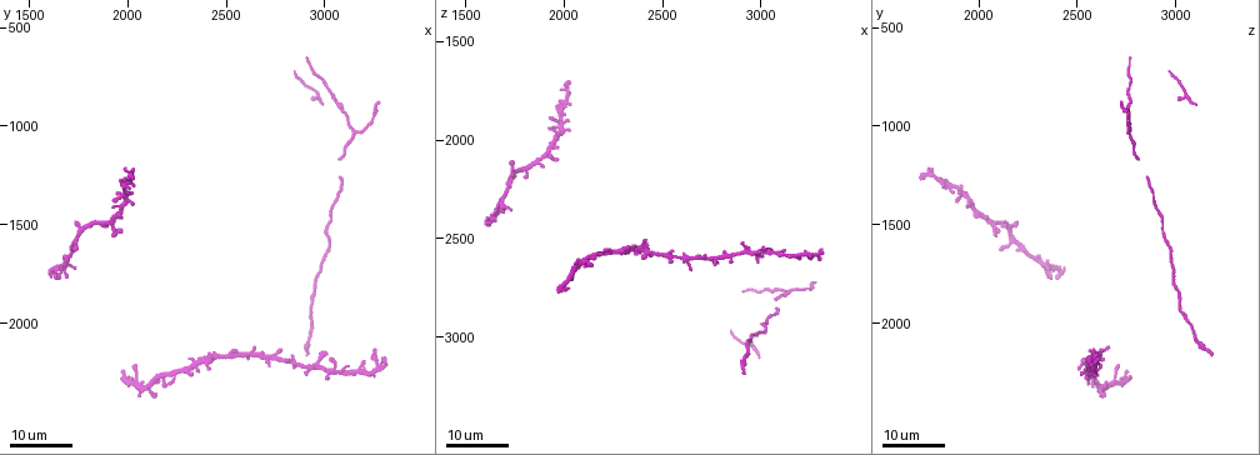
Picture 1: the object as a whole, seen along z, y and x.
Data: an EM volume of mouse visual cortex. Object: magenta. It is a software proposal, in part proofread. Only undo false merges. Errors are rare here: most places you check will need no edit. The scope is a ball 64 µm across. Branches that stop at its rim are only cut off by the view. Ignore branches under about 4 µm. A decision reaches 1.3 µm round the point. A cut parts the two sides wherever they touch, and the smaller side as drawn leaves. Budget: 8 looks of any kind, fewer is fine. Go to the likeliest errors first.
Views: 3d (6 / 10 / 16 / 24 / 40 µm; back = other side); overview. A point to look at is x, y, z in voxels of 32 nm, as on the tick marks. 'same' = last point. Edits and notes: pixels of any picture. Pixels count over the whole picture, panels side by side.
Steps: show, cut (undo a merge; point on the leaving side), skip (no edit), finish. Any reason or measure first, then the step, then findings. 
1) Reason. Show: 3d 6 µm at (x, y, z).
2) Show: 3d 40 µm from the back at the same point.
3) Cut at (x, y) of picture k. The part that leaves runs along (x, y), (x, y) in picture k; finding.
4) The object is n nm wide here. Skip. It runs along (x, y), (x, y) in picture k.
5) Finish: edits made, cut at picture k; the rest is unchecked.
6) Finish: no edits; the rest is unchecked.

Three-way junction. Show: 3d 24 µm at (3150, 1020, 2770).

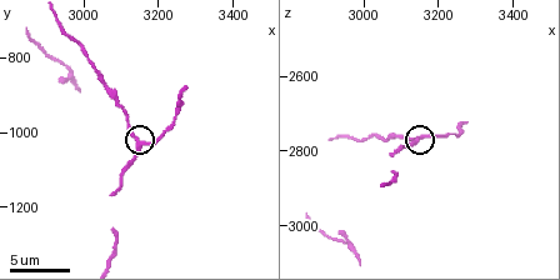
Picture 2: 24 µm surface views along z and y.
Show: 3d 10 µm at the same point.

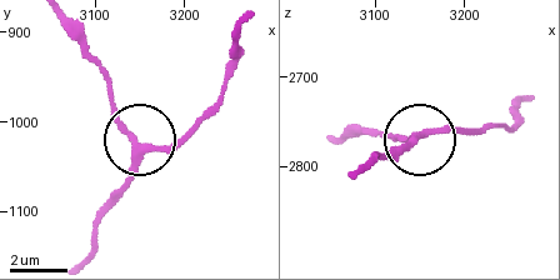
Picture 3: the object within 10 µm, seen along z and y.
3 arms meet here. Skip. One cell here.

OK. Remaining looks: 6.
Show: 3d 16 µm at (2930, 1940, 3030).

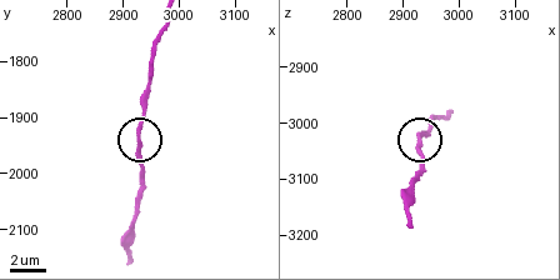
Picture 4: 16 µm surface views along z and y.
Zoom in. Show: 3d 10 µm at (2930, 1940, 3025).

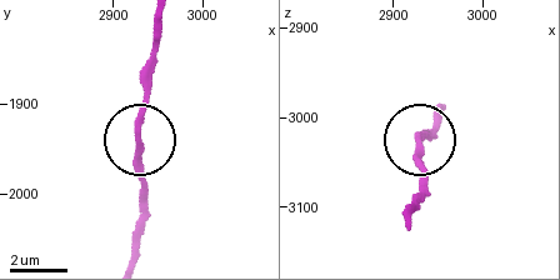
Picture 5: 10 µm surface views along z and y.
Show: 3d 10 µm from the back at (2930, 1940, 3025).

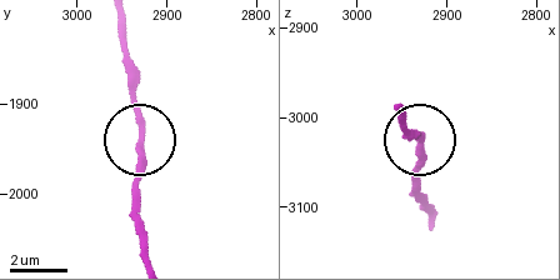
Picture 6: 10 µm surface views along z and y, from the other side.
Skip. All the same cell.

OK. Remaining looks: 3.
Thin arm on a thick one. Show: 3d 24 µm at (2850, 2200, 2590).

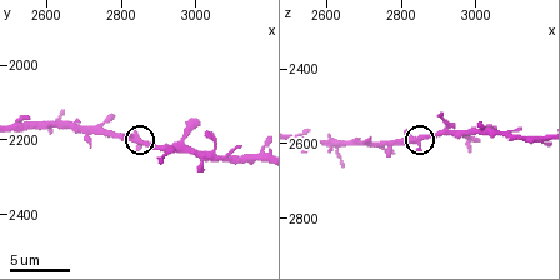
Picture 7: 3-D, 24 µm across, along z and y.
Show: 3d 6 µm at (2840, 2190, 2590).

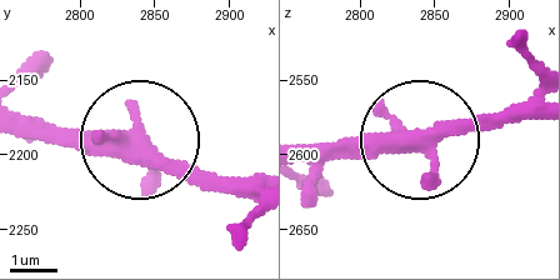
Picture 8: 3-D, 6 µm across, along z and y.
The side arm is 87 µm long. Skip. It runs along (131, 154), (199, 165), (231, 189) in picture 8; one cell here.

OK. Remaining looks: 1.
Finish: no edits; the rest is unchecked.

